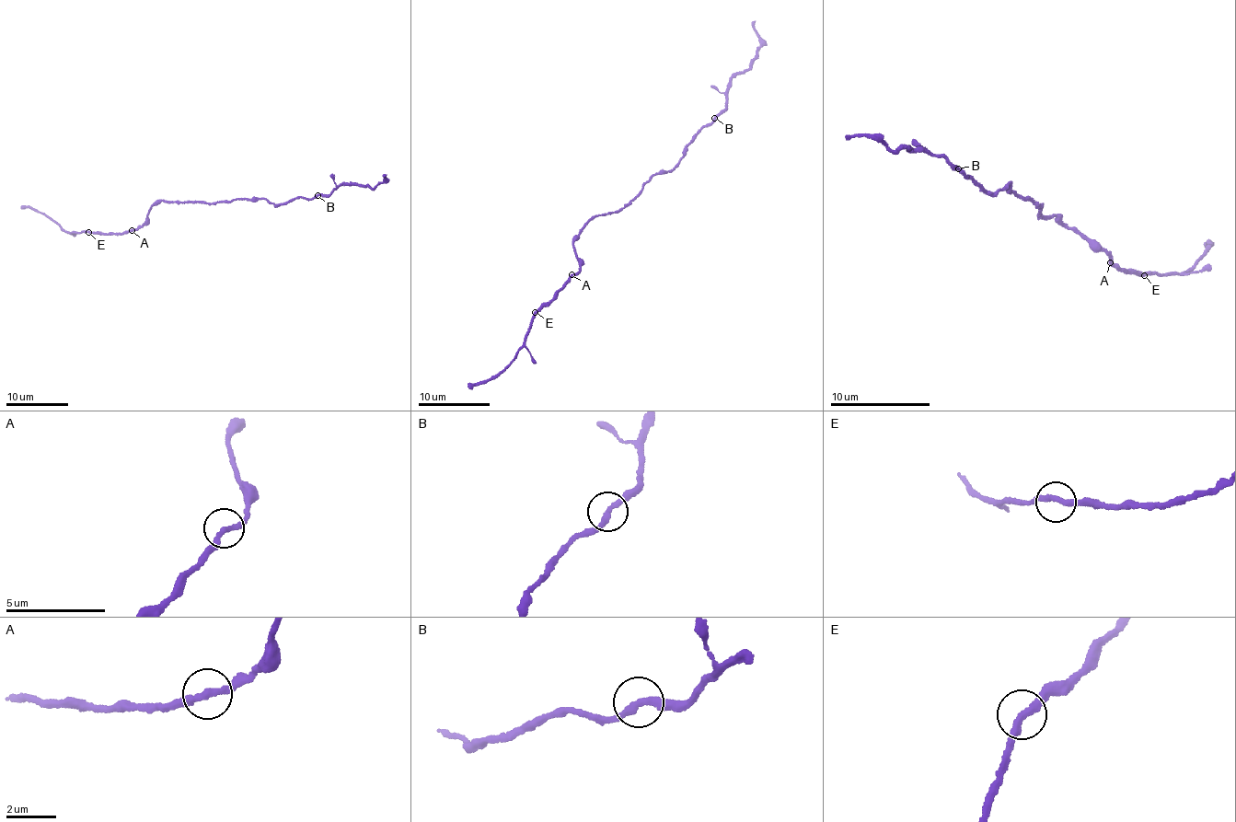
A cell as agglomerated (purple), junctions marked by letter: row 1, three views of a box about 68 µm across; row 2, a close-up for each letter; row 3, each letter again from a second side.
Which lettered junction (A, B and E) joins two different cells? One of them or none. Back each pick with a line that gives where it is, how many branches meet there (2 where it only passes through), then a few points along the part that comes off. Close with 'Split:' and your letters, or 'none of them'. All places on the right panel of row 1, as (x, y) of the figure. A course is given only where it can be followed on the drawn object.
B: at (958, 168); 2 branches meet; foreign part runs (957, 168), (944, 157), (914, 150), (907, 145), (895, 151), (888, 150), (882, 140), (845, 137)
Split: B

